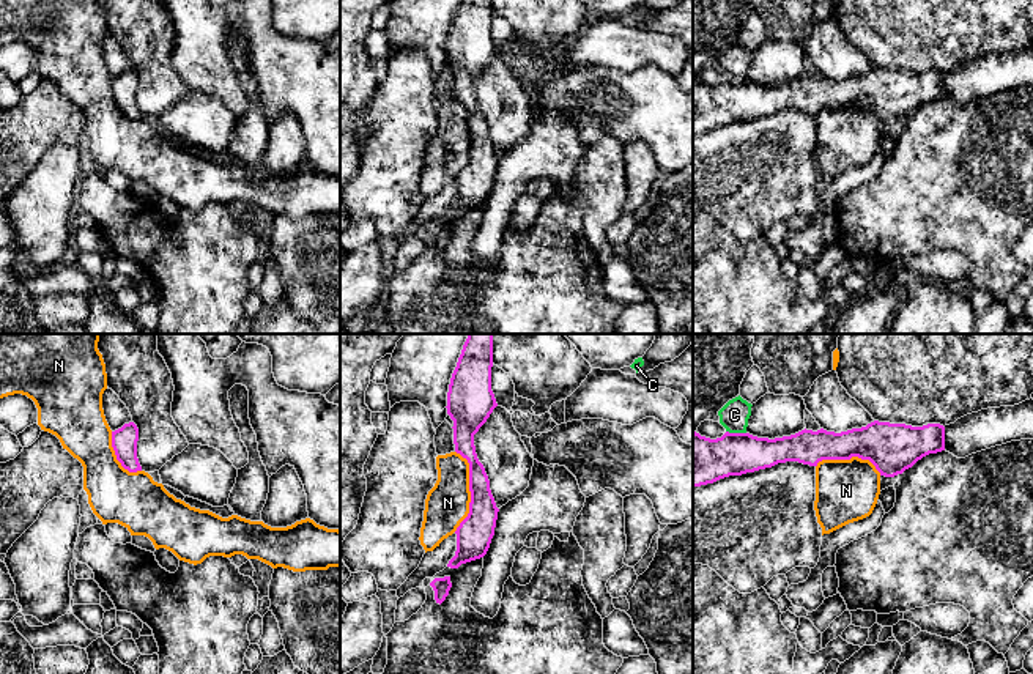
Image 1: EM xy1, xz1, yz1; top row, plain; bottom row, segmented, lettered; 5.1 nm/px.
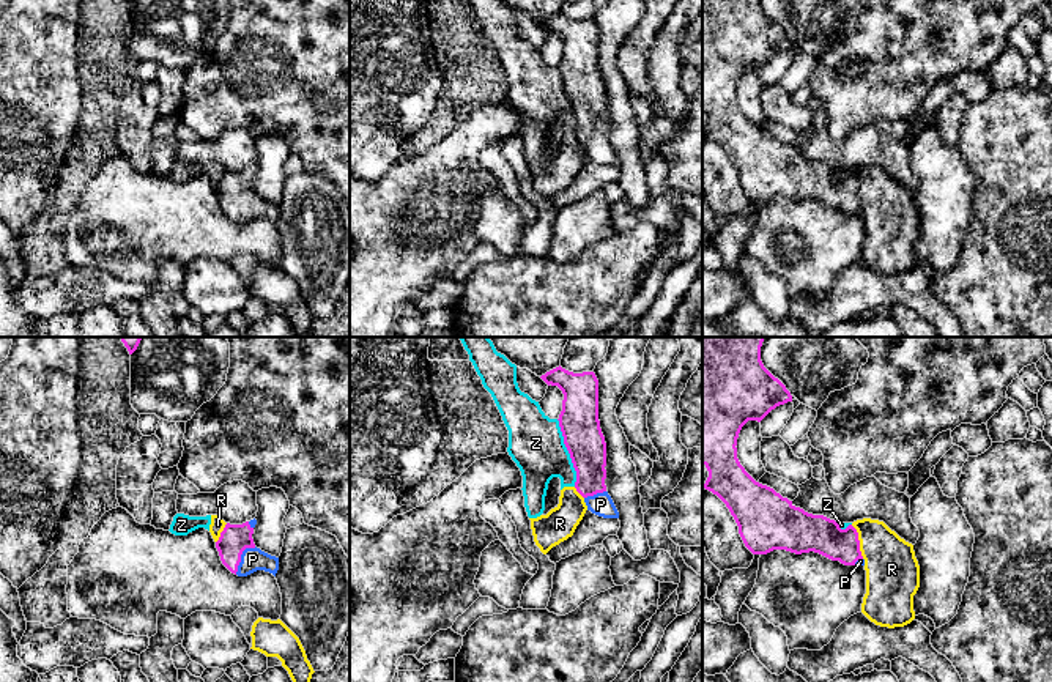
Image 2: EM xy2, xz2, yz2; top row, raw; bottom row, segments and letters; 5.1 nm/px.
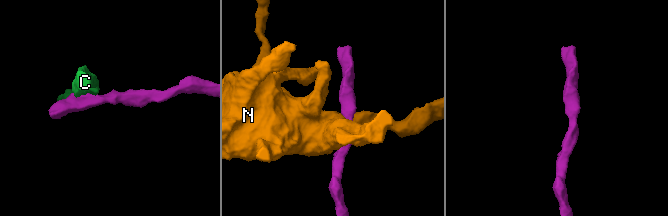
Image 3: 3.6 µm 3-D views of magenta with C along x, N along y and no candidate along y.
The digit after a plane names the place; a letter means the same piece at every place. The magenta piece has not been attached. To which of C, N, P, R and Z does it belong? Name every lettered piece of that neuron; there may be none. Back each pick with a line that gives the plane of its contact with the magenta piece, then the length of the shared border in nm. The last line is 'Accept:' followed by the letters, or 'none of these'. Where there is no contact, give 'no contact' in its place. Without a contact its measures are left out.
P: contact in xy2; length 180 nm
Accept: P

